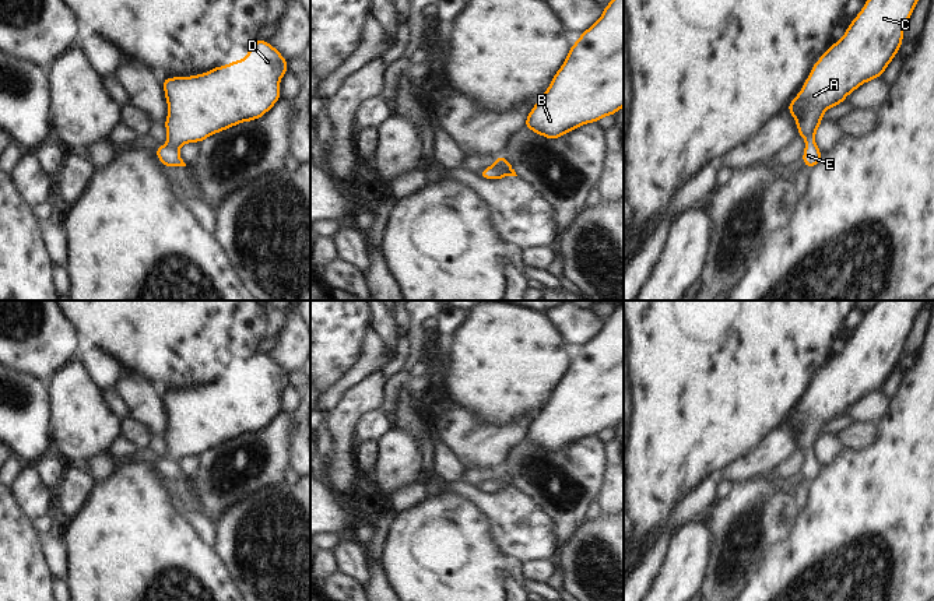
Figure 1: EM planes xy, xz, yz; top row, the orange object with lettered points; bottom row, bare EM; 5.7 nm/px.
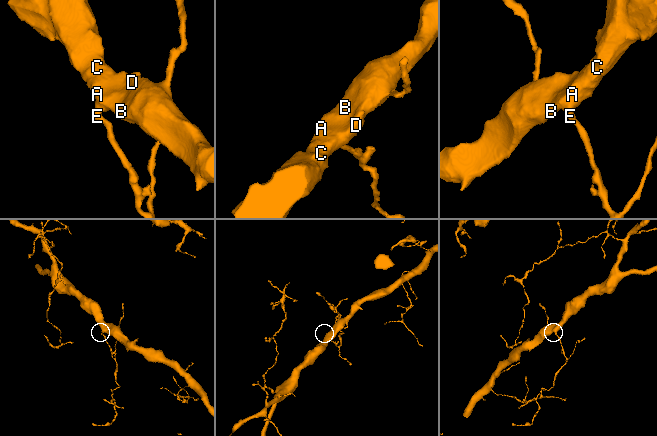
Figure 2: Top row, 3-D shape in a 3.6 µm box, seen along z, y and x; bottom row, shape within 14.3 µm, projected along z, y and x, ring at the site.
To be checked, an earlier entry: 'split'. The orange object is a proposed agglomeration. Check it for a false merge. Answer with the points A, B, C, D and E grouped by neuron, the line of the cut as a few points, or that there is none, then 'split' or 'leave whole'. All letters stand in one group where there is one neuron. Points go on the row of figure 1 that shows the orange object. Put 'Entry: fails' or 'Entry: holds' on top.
Entry: fails
groups A B C D E; cut none; leave whole

